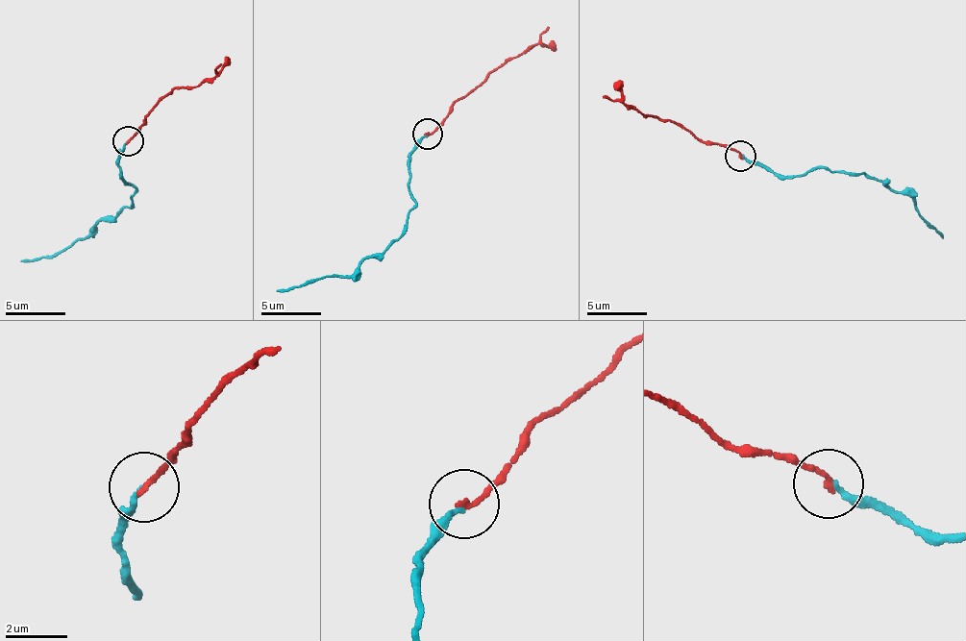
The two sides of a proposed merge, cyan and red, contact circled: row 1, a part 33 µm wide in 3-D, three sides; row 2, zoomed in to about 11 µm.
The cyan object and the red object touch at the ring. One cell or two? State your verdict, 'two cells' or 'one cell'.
one cell

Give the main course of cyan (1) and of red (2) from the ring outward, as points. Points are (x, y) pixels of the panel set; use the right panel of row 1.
1: (741, 156), (782, 176), (829, 166), (883, 183), (913, 201), (942, 237)
2: (741, 156), (701, 141), (675, 122), (629, 107), (613, 81)

